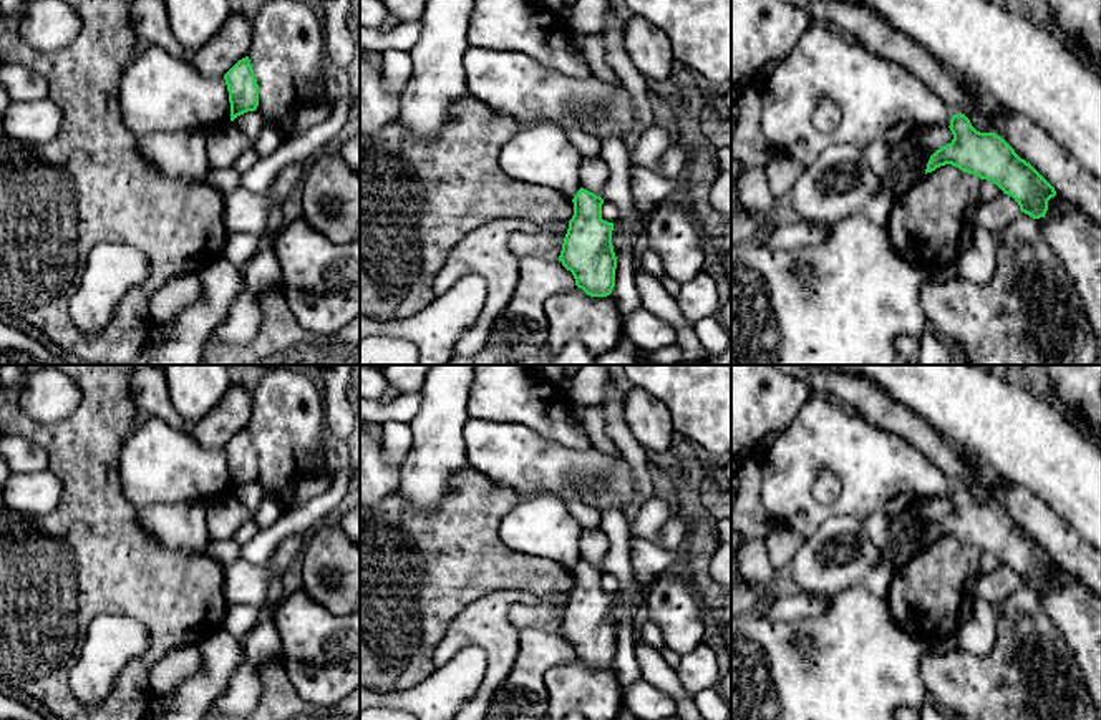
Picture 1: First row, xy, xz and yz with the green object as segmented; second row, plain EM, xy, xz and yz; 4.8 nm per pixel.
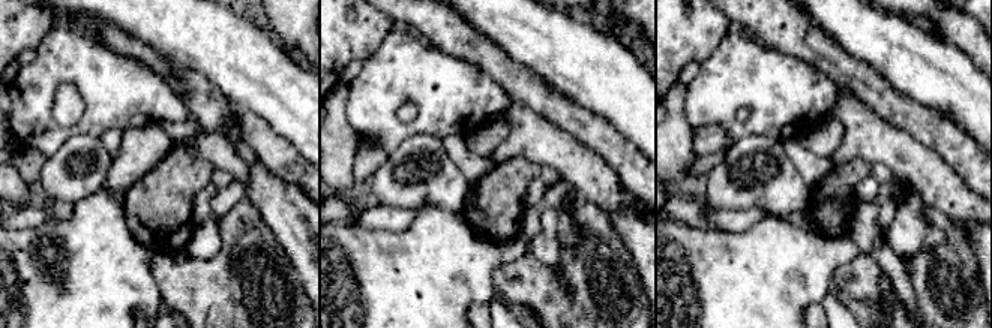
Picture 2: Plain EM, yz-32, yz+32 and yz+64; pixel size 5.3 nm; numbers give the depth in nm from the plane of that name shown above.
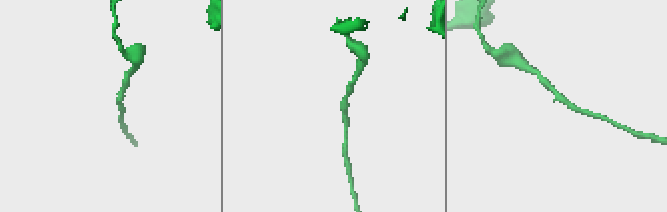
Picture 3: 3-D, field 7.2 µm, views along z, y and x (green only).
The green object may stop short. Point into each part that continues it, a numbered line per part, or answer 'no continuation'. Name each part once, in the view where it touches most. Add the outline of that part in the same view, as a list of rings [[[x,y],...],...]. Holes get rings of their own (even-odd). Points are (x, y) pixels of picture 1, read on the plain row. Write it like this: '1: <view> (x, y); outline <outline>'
no continuation

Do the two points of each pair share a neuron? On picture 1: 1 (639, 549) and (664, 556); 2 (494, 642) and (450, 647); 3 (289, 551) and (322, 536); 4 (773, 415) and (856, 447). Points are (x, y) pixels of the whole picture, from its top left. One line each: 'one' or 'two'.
1: one
2: one
3: two
4: two

